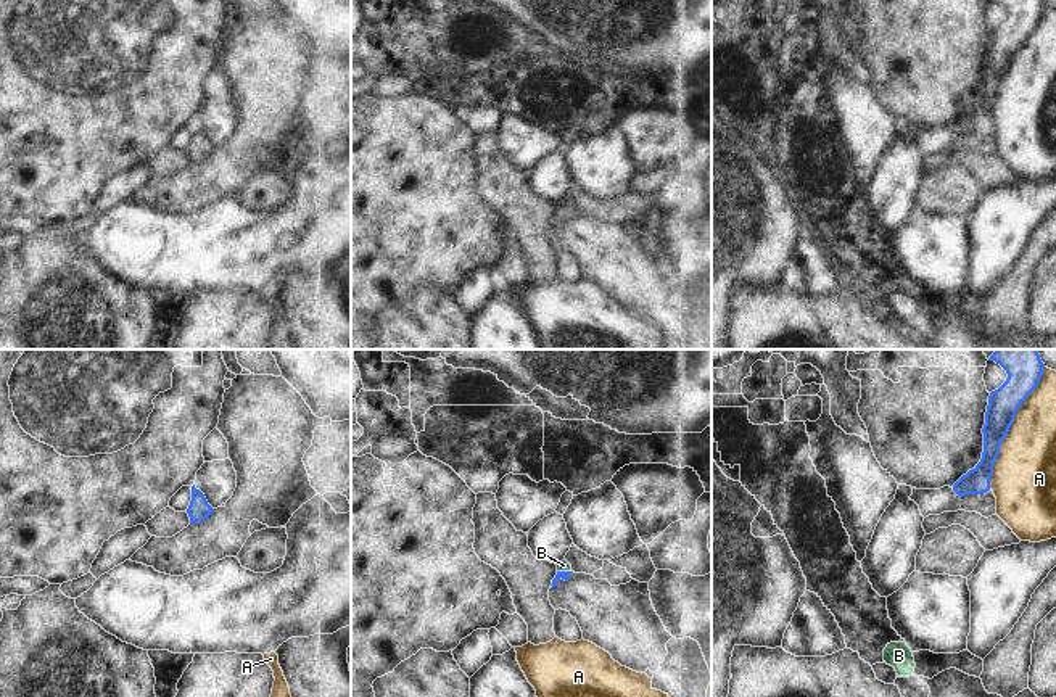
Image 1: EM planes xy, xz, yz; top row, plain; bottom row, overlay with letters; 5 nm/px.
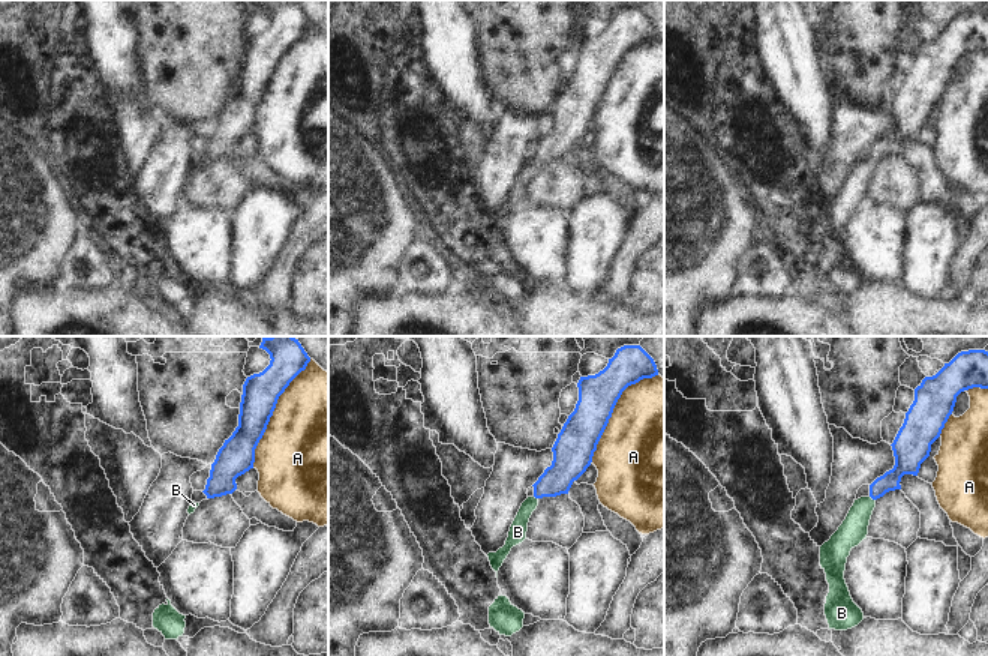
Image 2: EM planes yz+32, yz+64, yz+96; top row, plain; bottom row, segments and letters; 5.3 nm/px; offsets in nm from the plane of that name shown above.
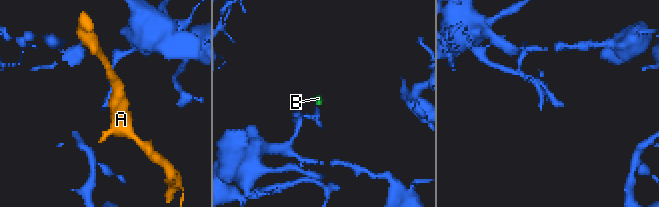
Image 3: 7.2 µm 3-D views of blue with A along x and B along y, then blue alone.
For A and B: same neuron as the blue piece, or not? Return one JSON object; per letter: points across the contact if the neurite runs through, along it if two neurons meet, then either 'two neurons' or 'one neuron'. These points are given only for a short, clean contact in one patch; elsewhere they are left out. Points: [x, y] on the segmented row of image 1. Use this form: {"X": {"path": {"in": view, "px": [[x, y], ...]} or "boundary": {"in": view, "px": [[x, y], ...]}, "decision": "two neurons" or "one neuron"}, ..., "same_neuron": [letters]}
{"A": {"decision": "two neurons"}, "B": {"path": {"in": "xz", "px": [[565, 575], [564, 572], [564, 565]]}, "decision": "one neuron"}, "same_neuron": ["B"]}

